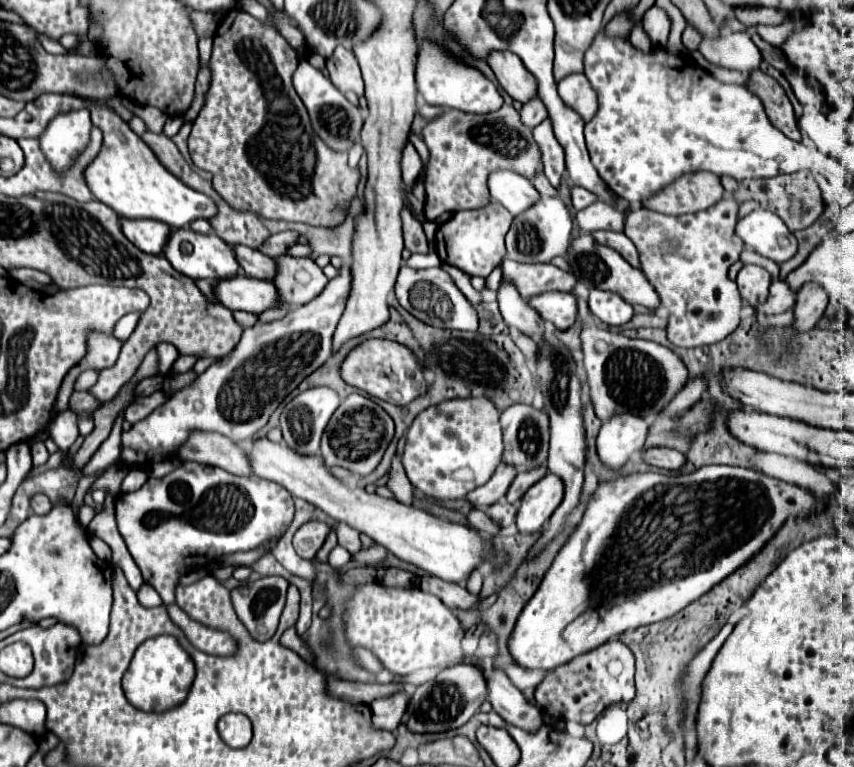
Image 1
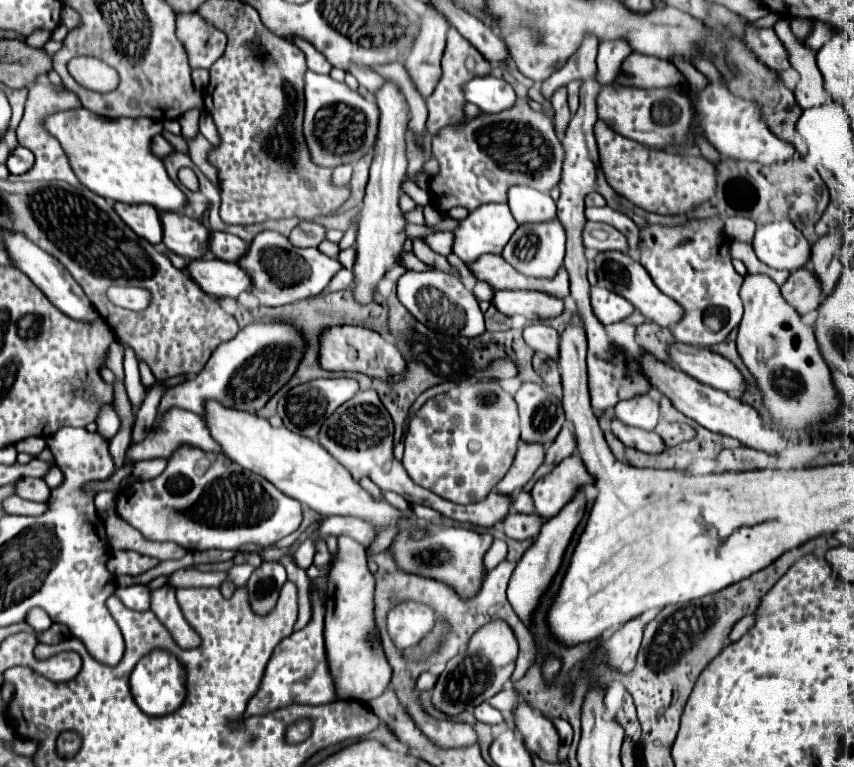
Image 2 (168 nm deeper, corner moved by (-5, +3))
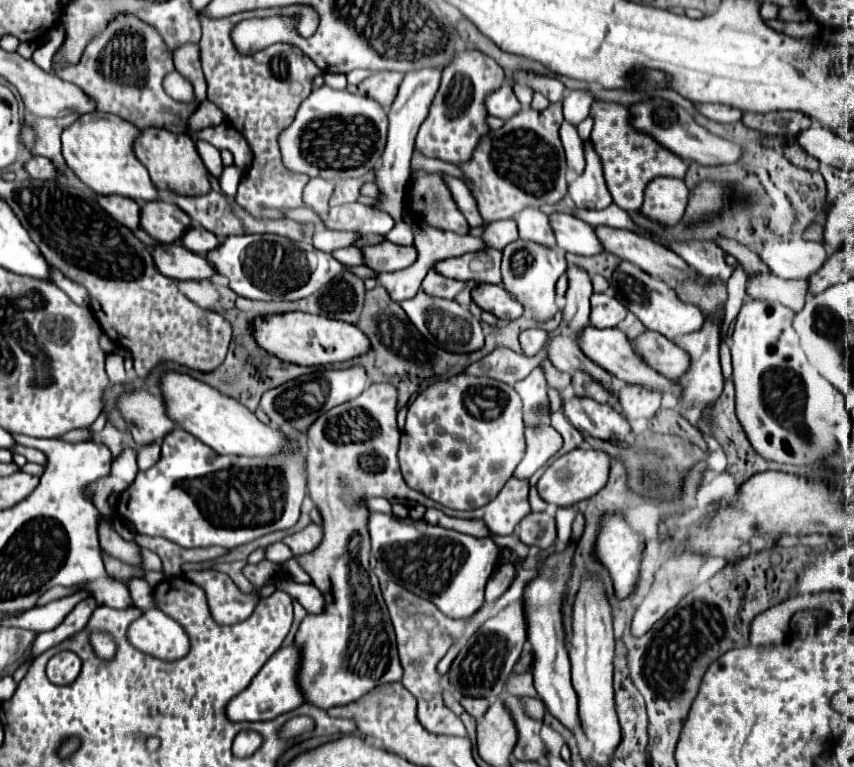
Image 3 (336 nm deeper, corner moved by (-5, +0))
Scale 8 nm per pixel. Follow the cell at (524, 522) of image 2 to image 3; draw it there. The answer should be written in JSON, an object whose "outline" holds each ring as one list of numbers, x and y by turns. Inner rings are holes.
{"outline":[[531,513,521,521,517,533,523,543,535,545,539,549,547,549,557,539,555,517,551,513]]}

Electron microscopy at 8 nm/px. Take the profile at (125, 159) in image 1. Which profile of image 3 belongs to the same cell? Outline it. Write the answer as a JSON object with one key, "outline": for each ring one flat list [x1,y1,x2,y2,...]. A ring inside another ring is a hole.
{"outline":[[85,113,73,125,69,125,63,135,63,157,69,169,95,193,101,195,123,195,135,201,153,201,157,189,149,179,147,169,133,155,133,139,139,135,139,129,117,115,107,113]]}

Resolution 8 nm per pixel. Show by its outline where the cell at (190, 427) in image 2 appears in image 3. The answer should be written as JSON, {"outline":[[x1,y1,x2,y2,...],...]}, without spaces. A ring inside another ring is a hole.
{"outline":[[133,389,129,393,121,393,117,399,117,409,119,409,121,417,125,417,127,431,133,435,133,441,137,445,147,445,153,441,161,443,163,435,167,435,171,429,175,429,175,425,171,425,171,419,167,419,167,415,165,415,161,395,151,395,145,389]]}

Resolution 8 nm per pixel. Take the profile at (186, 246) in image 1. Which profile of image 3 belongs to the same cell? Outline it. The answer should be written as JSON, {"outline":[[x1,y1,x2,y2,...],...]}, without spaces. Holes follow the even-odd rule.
{"outline":[[147,201,139,211,139,225,159,243,177,243,189,229,189,217,173,203]]}

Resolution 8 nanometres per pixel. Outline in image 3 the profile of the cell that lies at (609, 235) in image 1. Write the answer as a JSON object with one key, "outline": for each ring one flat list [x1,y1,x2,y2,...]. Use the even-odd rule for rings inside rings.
{"outline":[[551,213,549,225,555,231,557,247,563,251,575,255,597,255,603,251,595,239,593,227,567,213]]}

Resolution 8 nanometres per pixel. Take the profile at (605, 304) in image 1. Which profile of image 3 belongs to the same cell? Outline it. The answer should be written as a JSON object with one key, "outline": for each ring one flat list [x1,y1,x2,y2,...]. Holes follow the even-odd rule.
{"outline":[[593,293,591,295,591,325,599,329,617,327,627,315,627,309,613,297,607,297,605,293]]}

